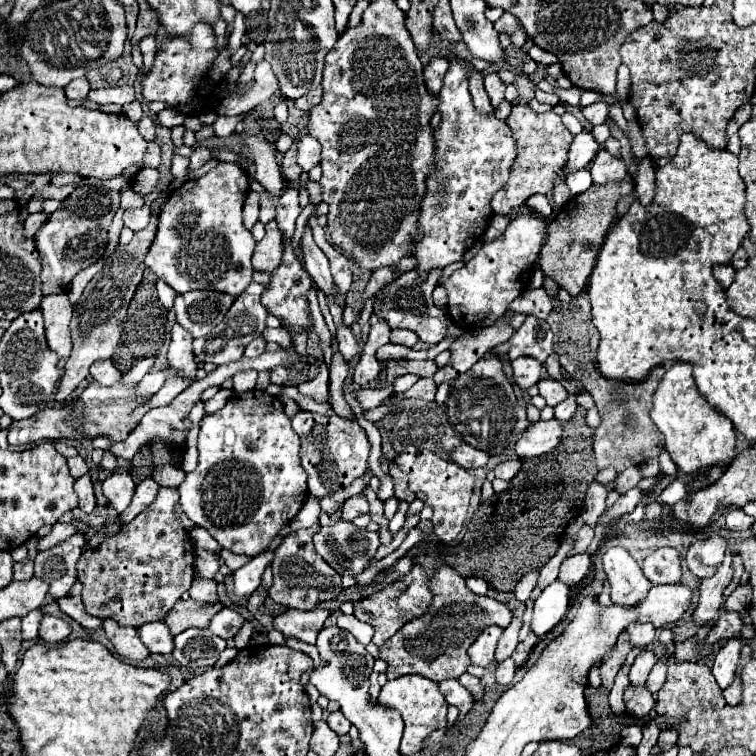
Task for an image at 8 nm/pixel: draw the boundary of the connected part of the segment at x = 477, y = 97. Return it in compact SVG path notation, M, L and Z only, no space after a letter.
M478 71L472 73L470 77L470 93L472 93L472 99L474 99L474 107L478 107L478 111L486 113L486 115L492 115L494 113L494 107L484 91L484 85L482 85L482 75Z

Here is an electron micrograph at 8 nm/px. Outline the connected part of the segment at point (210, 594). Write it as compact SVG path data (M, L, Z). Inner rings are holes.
M194 579L192 581L192 587L188 589L190 597L198 603L216 603L218 601L218 595L216 595L216 581L212 579Z

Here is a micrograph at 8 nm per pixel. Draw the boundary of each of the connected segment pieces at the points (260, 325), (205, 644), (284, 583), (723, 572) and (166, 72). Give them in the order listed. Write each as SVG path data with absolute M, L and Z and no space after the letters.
M250 283L246 287L246 291L232 303L230 311L226 313L224 321L210 333L210 337L200 337L200 339L194 339L194 355L200 359L200 361L212 361L214 365L226 365L226 363L232 363L232 361L238 361L244 353L244 347L262 335L264 327L266 327L266 309L260 305L260 295L264 291L264 285L258 285L258 283Z
M186 629L174 637L172 657L182 667L212 667L224 649L226 641L208 629Z
M320 523L314 525L314 527L308 527L308 529L292 531L282 539L280 547L274 551L274 559L272 559L274 581L272 581L272 587L268 591L268 597L274 603L294 607L294 609L302 609L302 611L310 611L320 601L336 599L340 595L340 591L342 591L340 575L314 551L312 535L318 529L320 529Z
M732 545L726 549L726 557L724 563L720 563L714 571L712 577L708 579L700 579L700 599L698 599L698 607L692 613L692 621L696 625L706 625L706 623L714 623L724 607L724 597L722 591L724 587L730 583L734 567L732 567L732 559L734 559L734 551Z
M198 21L194 25L192 33L188 37L164 37L158 43L156 55L154 55L154 65L150 71L140 69L140 87L142 87L142 97L148 101L164 101L168 109L176 109L184 115L196 115L198 109L200 113L206 109L216 107L218 89L224 81L216 83L210 77L214 59L218 55L218 45L216 45L216 33L212 25L206 25L206 21Z

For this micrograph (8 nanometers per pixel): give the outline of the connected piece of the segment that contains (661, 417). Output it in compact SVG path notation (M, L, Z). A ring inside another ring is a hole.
M674 361L666 371L660 387L654 393L652 419L666 437L666 451L670 453L676 467L688 475L702 473L716 465L728 465L736 457L736 431L728 417L712 407L706 407L706 401L696 389L692 379L692 365L686 361Z

